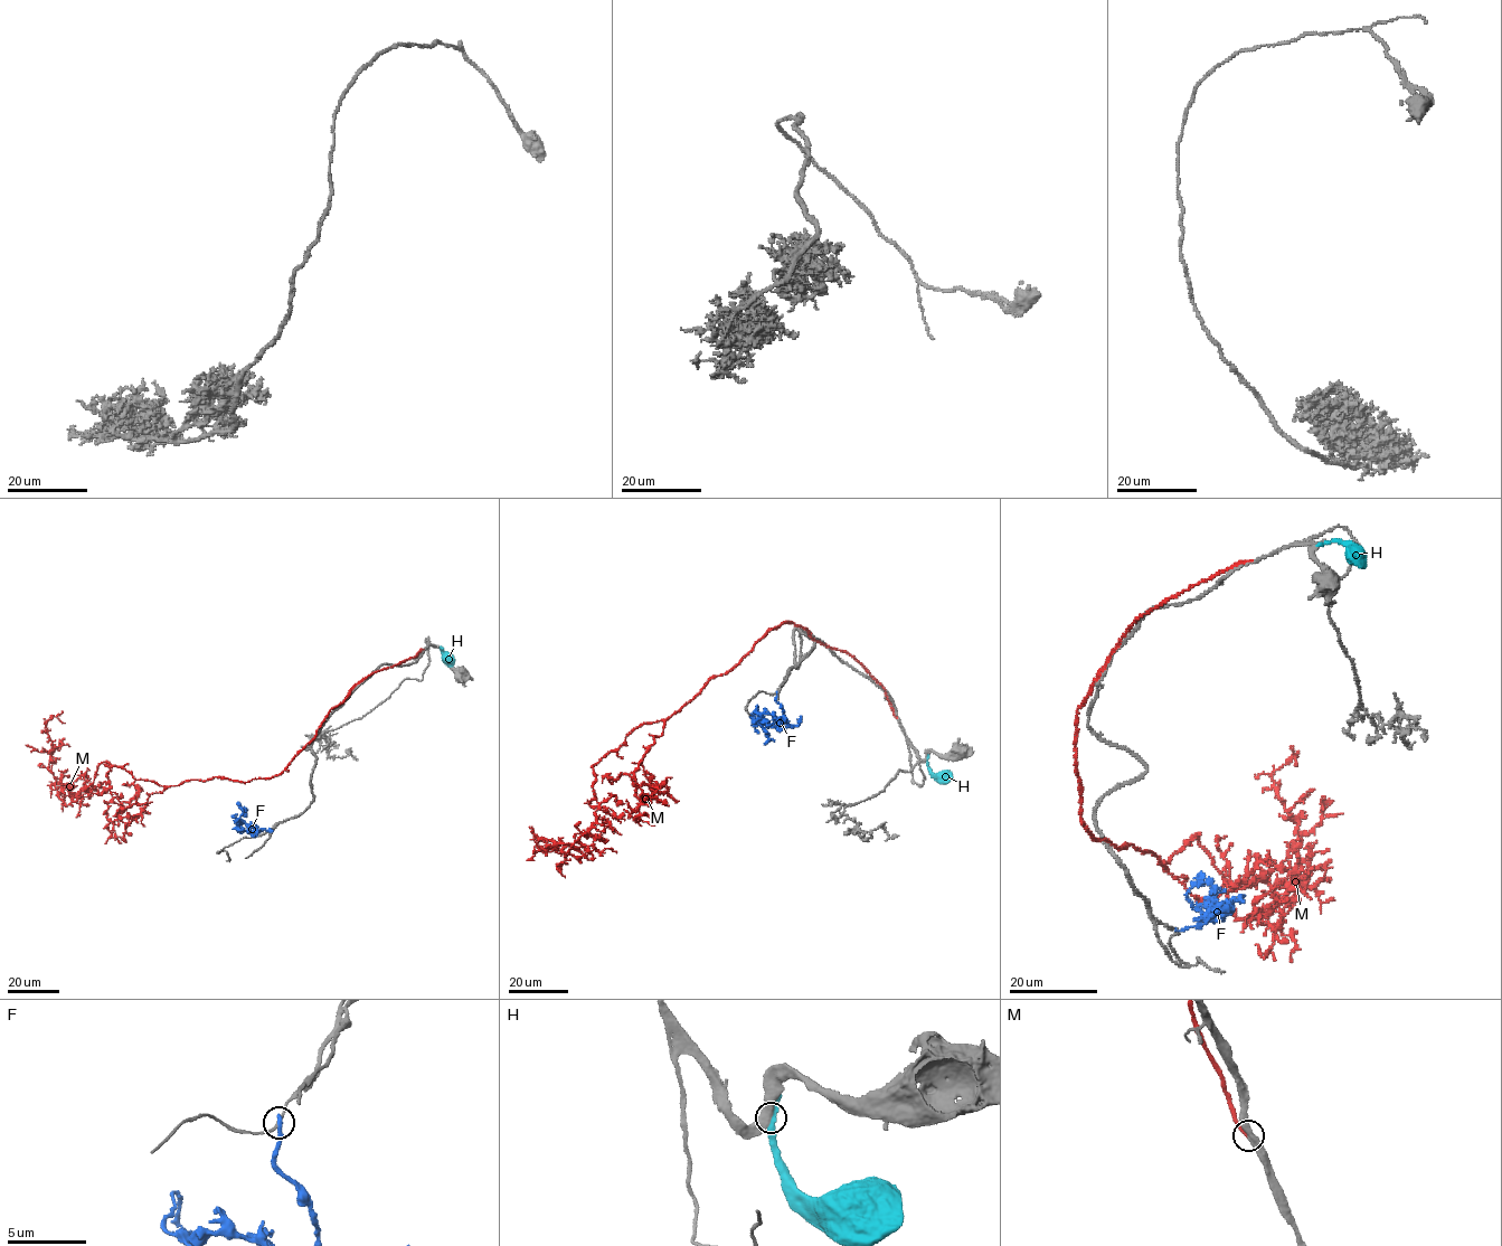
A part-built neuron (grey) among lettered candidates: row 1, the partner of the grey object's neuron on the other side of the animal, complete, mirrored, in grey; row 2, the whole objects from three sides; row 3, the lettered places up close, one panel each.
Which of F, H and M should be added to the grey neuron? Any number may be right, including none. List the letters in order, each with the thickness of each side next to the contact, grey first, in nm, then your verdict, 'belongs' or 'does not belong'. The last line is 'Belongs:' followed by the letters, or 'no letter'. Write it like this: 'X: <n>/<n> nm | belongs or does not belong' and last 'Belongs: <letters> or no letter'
F: 140/320 nm | does not belong
H: 400/360 nm | does not belong
M: 360/280 nm | does not belong
Belongs: no letter

